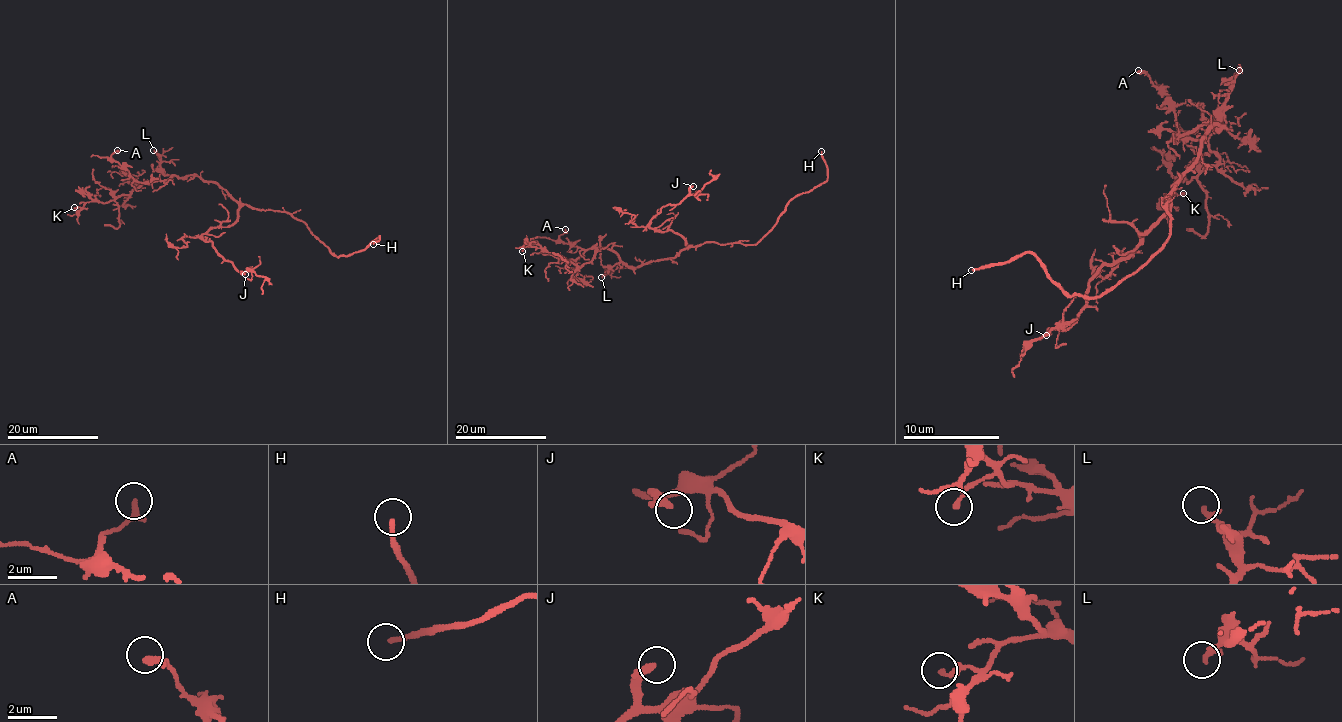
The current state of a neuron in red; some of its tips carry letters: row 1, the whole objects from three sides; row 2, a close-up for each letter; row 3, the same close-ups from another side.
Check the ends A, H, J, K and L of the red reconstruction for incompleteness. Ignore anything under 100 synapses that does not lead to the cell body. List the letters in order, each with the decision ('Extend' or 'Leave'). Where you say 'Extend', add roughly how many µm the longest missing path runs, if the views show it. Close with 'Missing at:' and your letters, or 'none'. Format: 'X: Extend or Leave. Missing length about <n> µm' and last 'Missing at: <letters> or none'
A: Leave
H: Extend. Missing length about 30 µm
J: Extend. Missing length about 40 µm
K: Leave
L: Leave
Missing at: H, J

